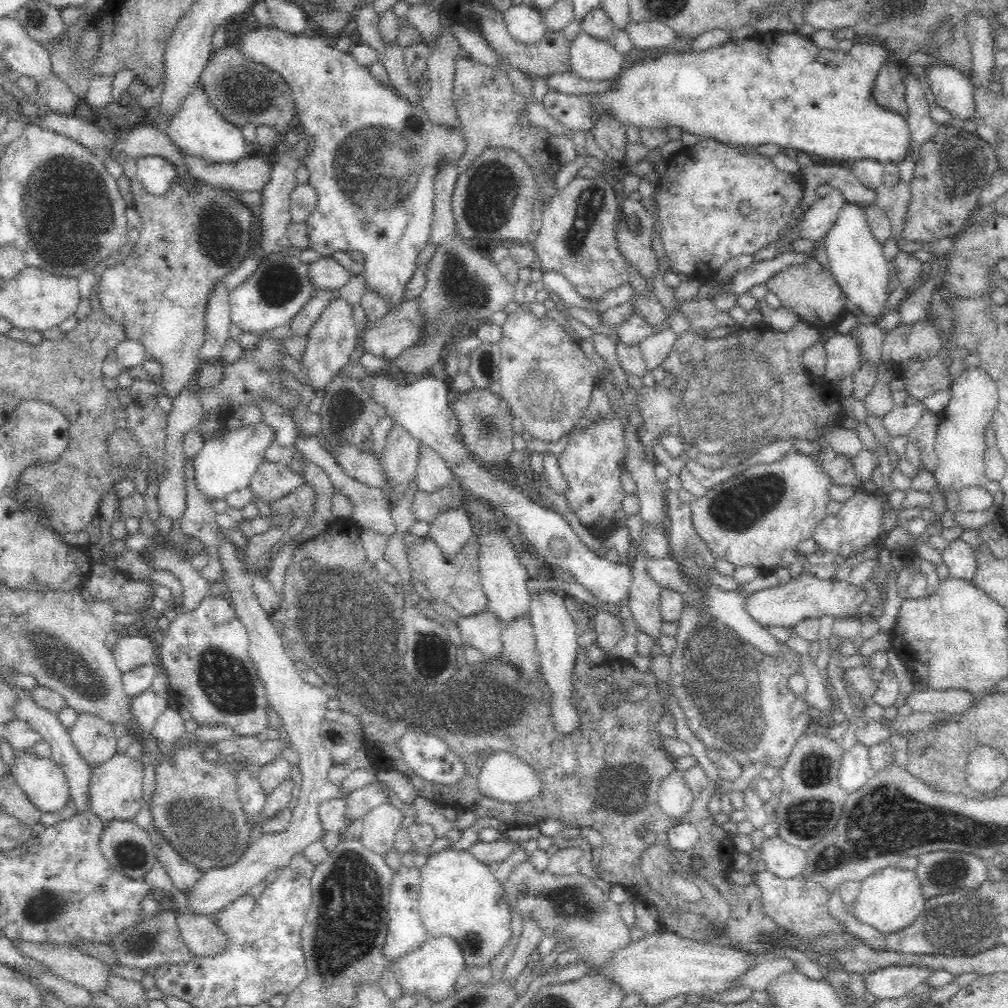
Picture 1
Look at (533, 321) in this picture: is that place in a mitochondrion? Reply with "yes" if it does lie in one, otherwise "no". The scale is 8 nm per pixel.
no

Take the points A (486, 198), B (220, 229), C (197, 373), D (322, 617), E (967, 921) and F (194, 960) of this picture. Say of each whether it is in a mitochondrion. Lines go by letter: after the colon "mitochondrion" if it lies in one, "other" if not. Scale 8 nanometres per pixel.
A: mitochondrion
B: mitochondrion
C: other
D: mitochondrion
E: mitochondrion
F: other

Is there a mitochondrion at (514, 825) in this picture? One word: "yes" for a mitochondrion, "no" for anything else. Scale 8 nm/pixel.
no

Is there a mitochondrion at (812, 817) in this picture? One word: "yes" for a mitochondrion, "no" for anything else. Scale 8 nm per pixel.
yes

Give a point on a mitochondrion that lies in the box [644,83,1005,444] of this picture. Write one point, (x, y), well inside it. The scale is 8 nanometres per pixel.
(955, 186)

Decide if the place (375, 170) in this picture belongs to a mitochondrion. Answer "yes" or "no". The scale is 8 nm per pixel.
yes

